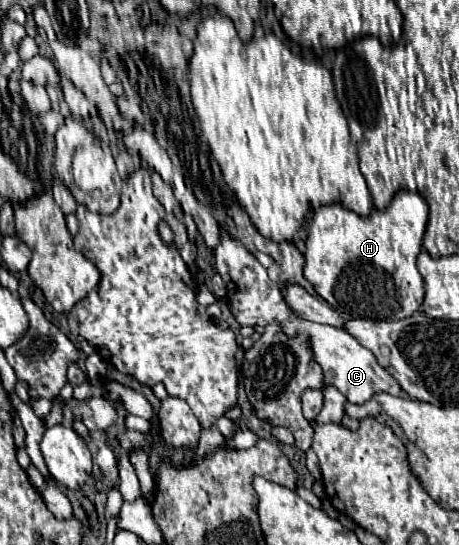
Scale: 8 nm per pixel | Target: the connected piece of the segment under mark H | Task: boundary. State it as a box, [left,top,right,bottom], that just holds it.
[305,189,427,319]

